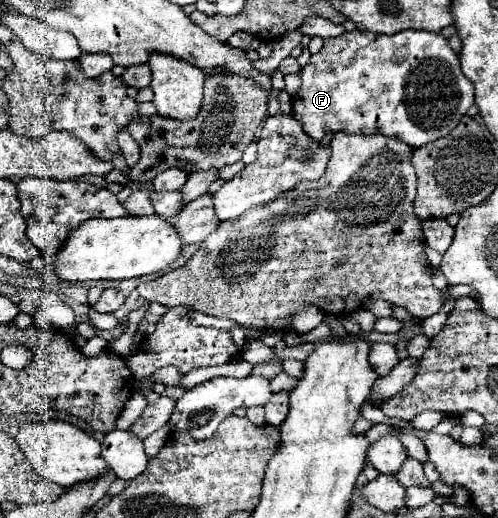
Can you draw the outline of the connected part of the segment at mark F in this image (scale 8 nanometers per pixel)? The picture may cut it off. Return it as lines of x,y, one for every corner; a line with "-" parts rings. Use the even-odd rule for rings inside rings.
358,29
346,31
340,37
324,39
322,49
310,57
310,63
300,71
300,77
302,87
292,99
292,115
314,141
320,141
326,133
382,133
418,149
448,135
474,103
474,85
462,75
458,53
452,51
444,35
430,31
408,29
394,35

